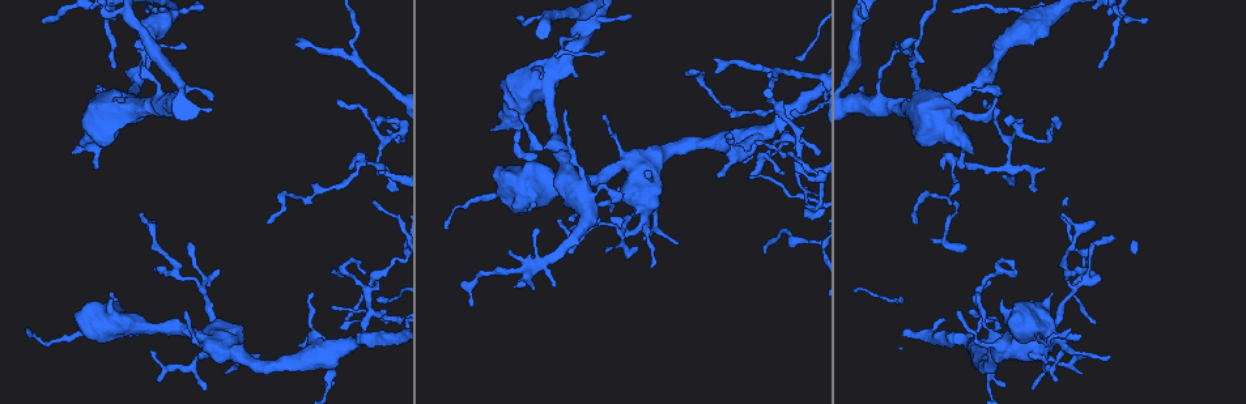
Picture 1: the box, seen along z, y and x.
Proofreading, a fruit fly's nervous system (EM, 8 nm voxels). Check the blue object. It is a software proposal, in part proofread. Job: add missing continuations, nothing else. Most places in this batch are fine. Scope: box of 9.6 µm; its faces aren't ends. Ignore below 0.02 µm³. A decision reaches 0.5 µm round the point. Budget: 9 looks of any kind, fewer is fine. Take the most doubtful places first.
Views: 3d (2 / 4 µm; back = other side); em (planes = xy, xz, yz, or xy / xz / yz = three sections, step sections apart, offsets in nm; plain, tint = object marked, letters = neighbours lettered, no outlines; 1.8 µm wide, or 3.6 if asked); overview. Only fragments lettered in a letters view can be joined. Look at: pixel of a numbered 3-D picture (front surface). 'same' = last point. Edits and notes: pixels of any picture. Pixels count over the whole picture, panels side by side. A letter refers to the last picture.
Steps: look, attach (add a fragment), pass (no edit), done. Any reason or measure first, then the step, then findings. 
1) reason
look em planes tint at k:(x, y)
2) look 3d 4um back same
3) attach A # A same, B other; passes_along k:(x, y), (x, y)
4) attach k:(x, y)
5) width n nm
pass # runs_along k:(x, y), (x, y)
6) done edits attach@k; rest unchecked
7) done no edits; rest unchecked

thick turns thin
look 3d 4um back at 1:(360, 162)

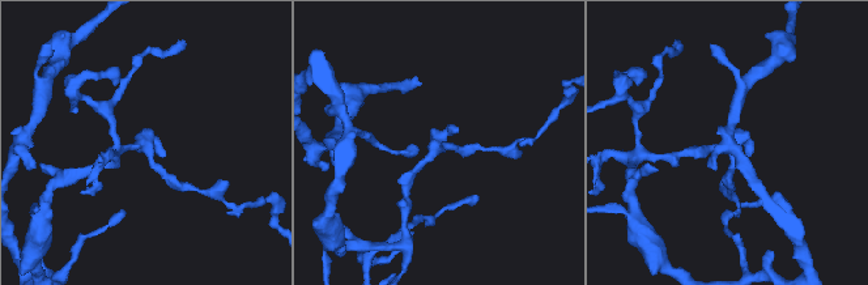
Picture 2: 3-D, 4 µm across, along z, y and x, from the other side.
look em planes letters at 2:(146, 143)

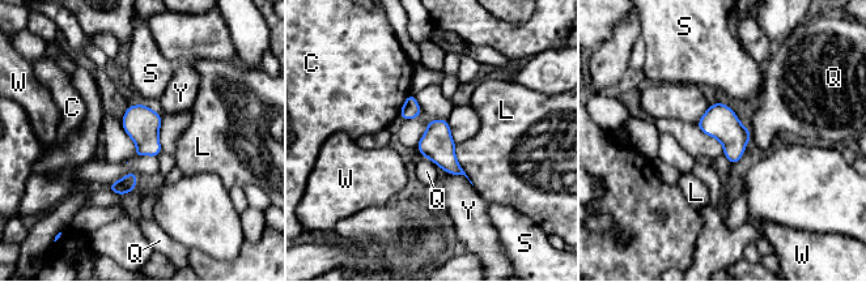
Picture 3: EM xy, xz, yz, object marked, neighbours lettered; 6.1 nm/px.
pass # C other, L other, Q other, S other, W other, Y other; none of them fits

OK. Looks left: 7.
arms part here
look 3d 2um at 1:(914, 63)

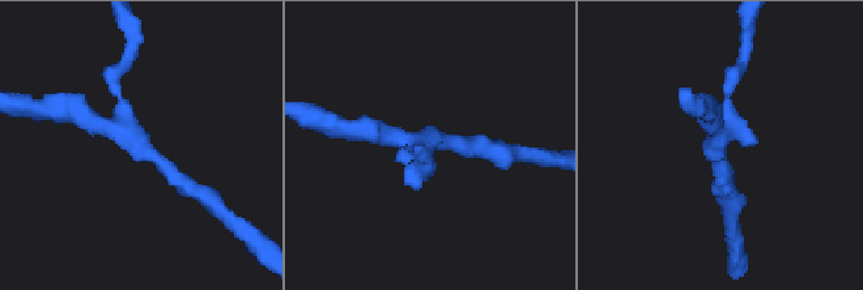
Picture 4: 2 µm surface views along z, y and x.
need the tissue
look em planes letters at 4:(423, 143)

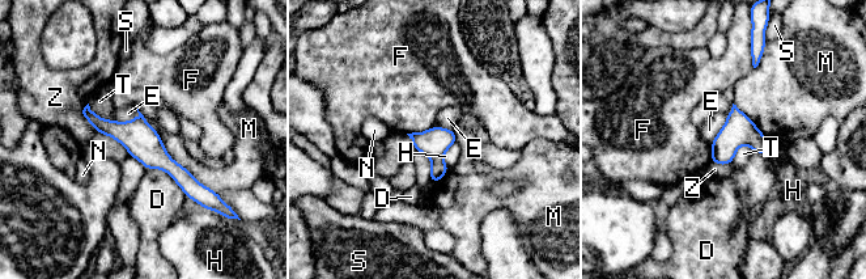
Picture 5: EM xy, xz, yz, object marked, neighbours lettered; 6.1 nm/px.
width 180 nm
pass # D other, E other, F other, H other, M other, N other, S other, T other, Z other; border 5:(417, 151), (431, 161), (431, 181); no lettered fragment goes on from it

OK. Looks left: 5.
abrupt turn
look em yz step 4 letters at 1:(568, 173)

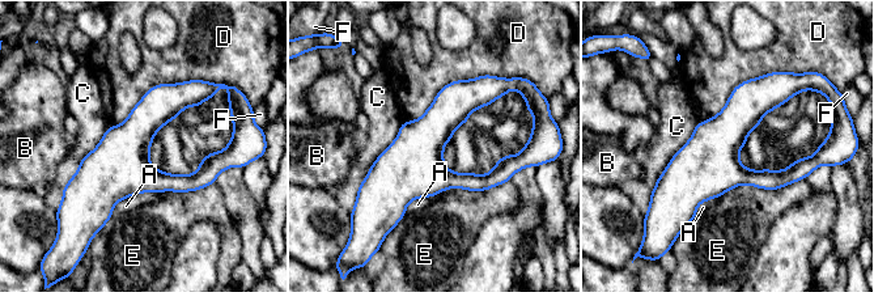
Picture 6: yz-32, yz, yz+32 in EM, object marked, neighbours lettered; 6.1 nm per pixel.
cut it another way
look em planes letters same

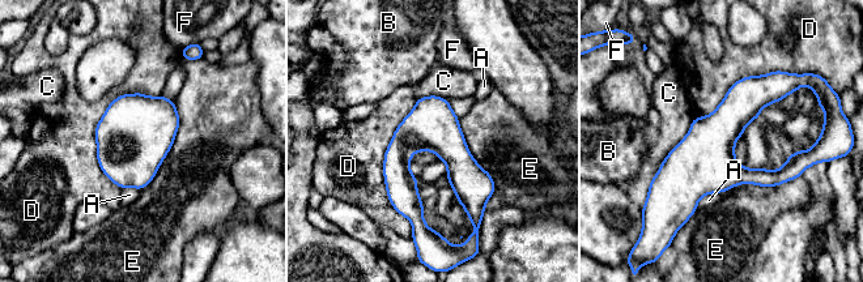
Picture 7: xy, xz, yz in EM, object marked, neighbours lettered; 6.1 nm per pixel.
pass # A other, B other, C other, D other, E other, F other; border 7:(458, 119), (494, 184), (485, 209); no lettered fragment goes on from it

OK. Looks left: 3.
tapers out
look em xz step 16 letters at 1:(684, 74)

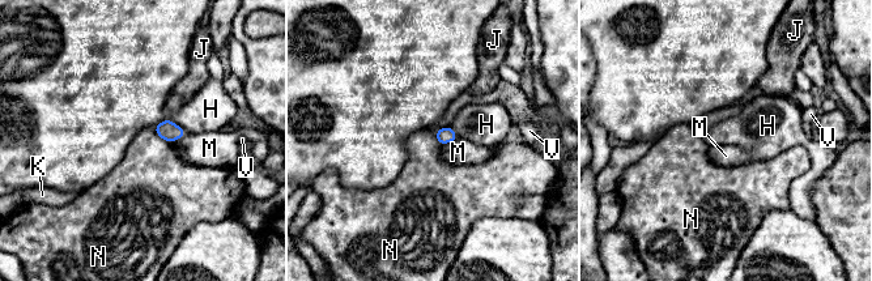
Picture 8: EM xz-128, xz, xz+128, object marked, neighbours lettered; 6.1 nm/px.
look em planes letters same

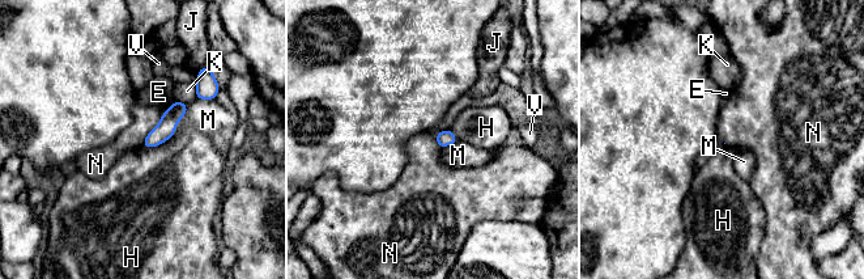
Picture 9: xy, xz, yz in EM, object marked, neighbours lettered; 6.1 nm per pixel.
longest_contact N 280 nm
pass # E other, H other, J other, K other, M other, N other, V other; border 9:(167, 109), (160, 122), (140, 143); none of them fits

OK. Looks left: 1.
done no edits; rest unchecked

